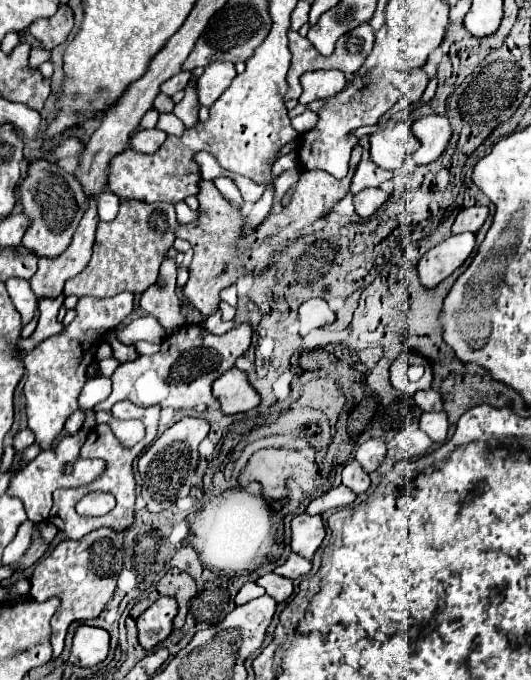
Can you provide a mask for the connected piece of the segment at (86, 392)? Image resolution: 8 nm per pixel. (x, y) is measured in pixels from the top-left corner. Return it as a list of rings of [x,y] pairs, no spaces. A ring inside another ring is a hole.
[[[107,377],[89,379],[81,391],[79,407],[81,409],[93,409],[99,401],[103,401],[111,393],[111,381]]]

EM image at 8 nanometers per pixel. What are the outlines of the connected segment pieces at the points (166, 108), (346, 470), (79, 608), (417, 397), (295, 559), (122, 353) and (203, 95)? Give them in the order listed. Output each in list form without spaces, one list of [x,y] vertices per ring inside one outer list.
[[[159,93],[159,97],[153,101],[153,107],[159,111],[159,113],[171,113],[173,111],[173,100],[171,97],[166,96],[163,93]]]
[[[351,461],[343,467],[343,485],[361,495],[369,489],[369,475],[365,469],[361,469],[361,465],[357,465],[357,461]]]
[[[97,529],[79,541],[63,541],[59,543],[49,557],[35,565],[31,575],[31,595],[35,601],[47,601],[49,597],[61,599],[57,613],[51,617],[51,647],[53,657],[57,659],[63,651],[63,641],[67,635],[67,627],[73,621],[97,619],[105,609],[107,601],[113,597],[117,575],[123,565],[123,541],[113,529]]]
[[[435,389],[417,391],[417,393],[413,395],[413,401],[415,401],[415,405],[417,405],[421,411],[441,411],[441,409],[443,409],[441,395],[439,395]]]
[[[291,553],[287,557],[287,561],[279,567],[275,567],[275,573],[281,577],[289,577],[289,579],[297,579],[297,577],[305,577],[311,571],[311,561],[307,561],[301,555]]]
[[[109,335],[109,345],[113,347],[113,355],[119,359],[119,361],[135,361],[139,357],[137,349],[135,347],[127,347],[127,345],[121,345],[113,335]]]
[[[213,63],[207,65],[203,75],[197,79],[197,99],[201,105],[211,107],[221,93],[231,85],[235,79],[235,67],[233,63]]]

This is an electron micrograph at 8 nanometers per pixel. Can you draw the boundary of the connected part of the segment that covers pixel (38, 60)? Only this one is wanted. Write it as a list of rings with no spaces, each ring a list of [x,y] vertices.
[[[33,47],[29,63],[31,63],[31,67],[39,67],[39,65],[45,63],[49,57],[51,57],[51,51],[49,51],[49,49],[45,51],[45,47]]]

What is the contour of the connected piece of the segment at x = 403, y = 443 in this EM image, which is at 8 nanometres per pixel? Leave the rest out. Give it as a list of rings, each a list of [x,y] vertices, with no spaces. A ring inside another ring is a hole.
[[[409,425],[405,429],[401,429],[397,435],[395,435],[395,443],[397,447],[401,449],[401,455],[405,459],[415,459],[415,457],[421,457],[429,451],[431,447],[431,439],[415,425]]]

